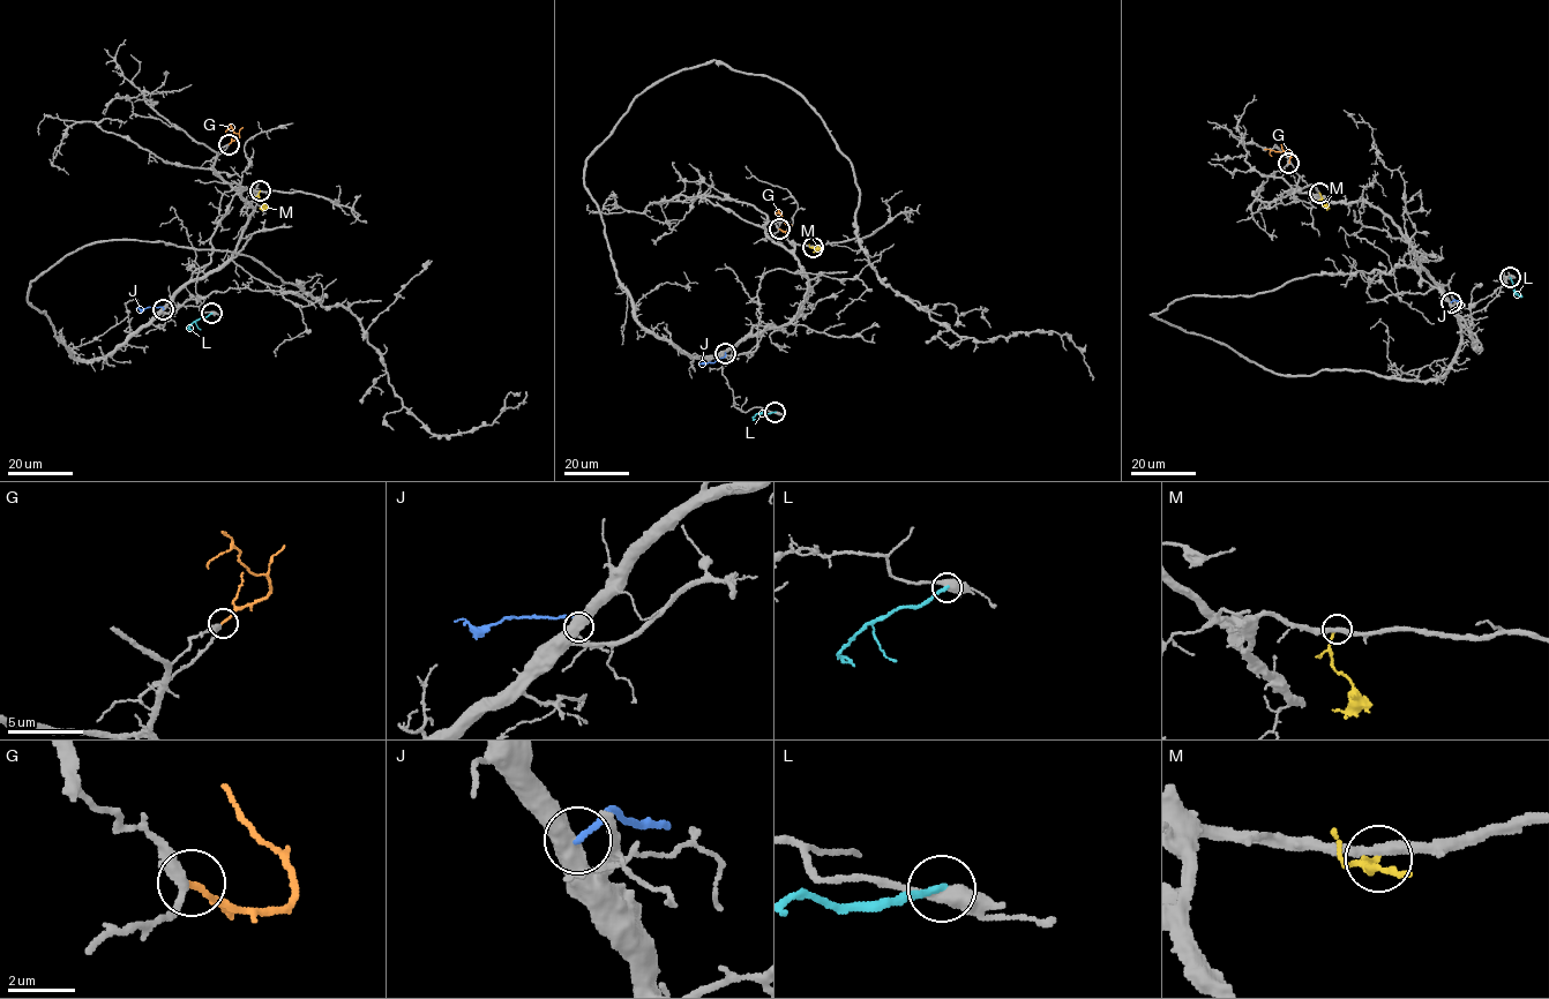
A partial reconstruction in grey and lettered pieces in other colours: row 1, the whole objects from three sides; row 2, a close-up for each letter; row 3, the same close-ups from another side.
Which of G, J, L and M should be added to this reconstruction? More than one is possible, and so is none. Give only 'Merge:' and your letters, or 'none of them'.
Merge: G

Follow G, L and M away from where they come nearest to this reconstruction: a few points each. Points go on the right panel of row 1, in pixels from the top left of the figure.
G: (1288, 162), (1287, 152), (1264, 149)
L: (1510, 277), (1513, 290), (1523, 297)
M: (1319, 193), (1329, 208)

